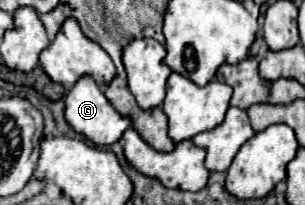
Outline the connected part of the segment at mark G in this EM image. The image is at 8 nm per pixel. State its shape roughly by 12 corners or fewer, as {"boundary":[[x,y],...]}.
{"boundary":[[92,77],[66,95],[66,121],[96,145],[122,139],[122,117]]}

